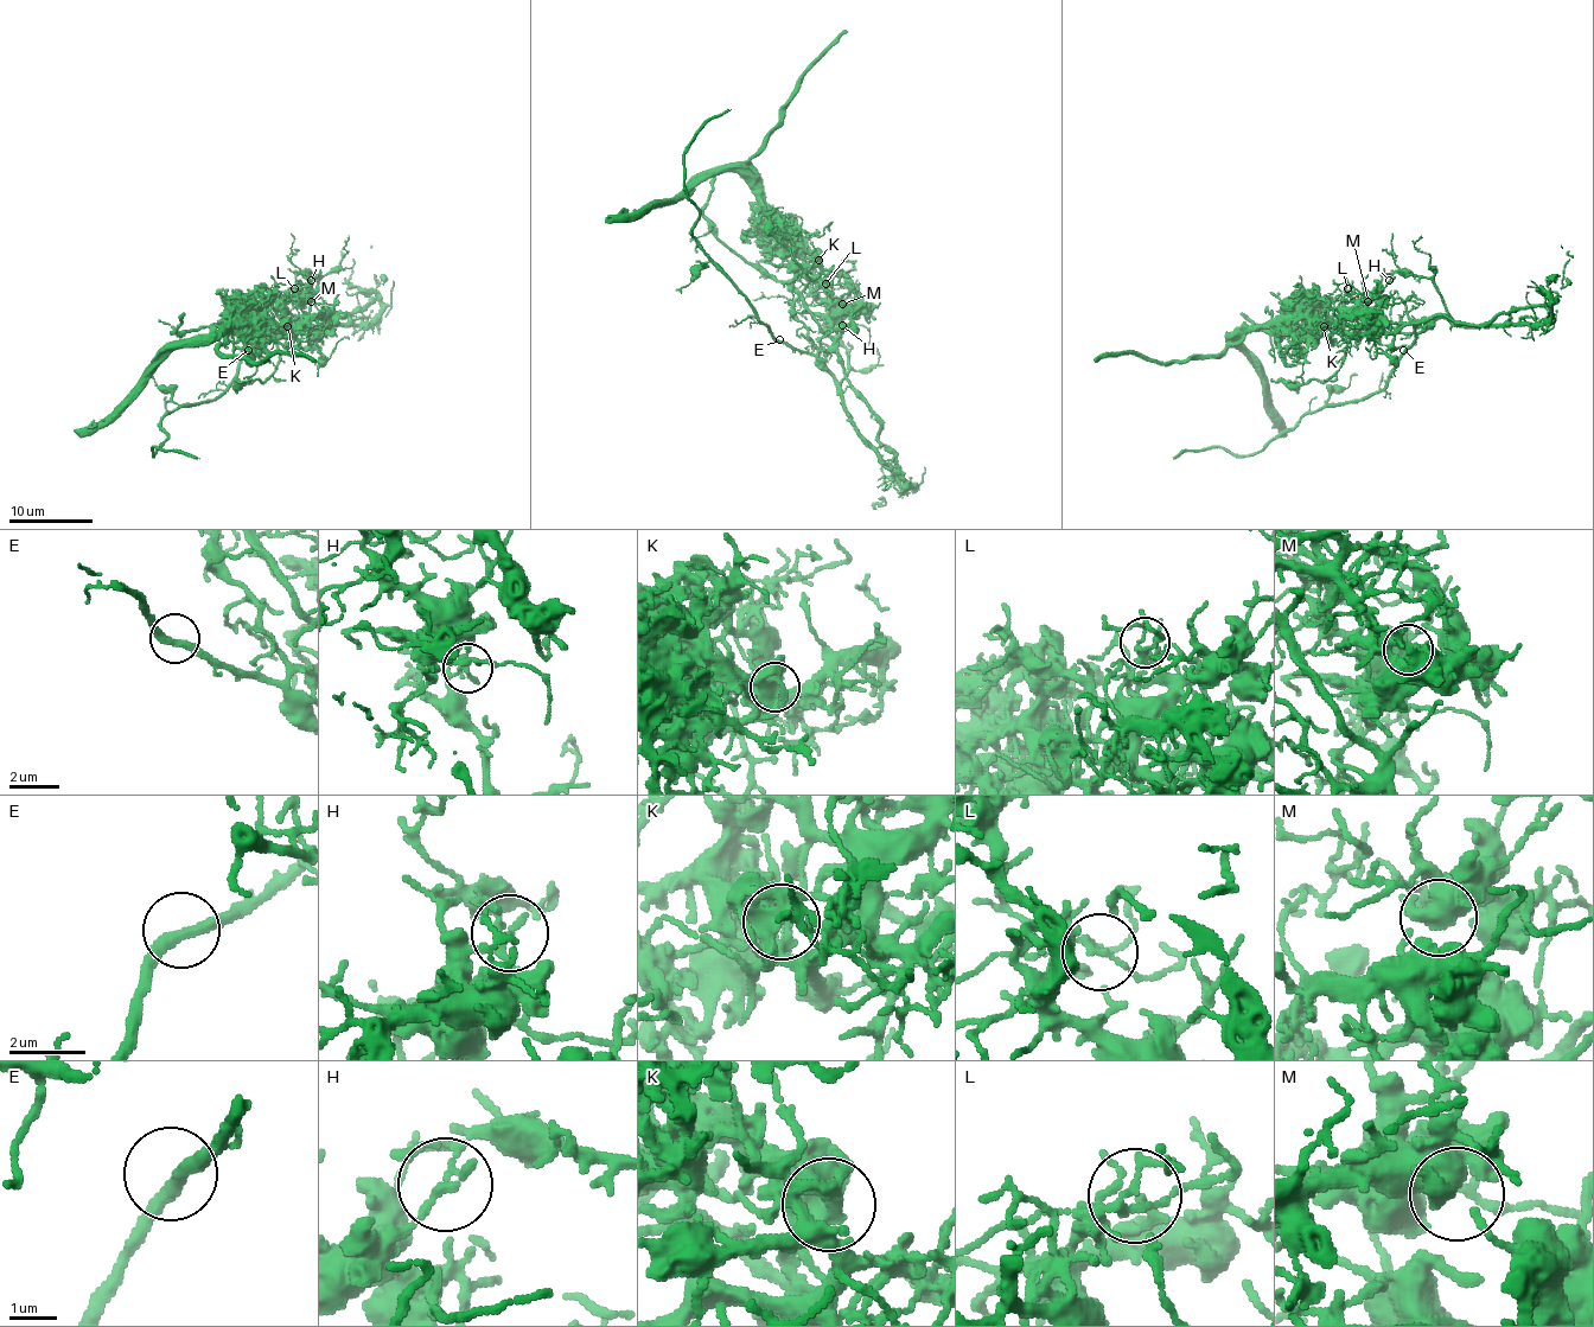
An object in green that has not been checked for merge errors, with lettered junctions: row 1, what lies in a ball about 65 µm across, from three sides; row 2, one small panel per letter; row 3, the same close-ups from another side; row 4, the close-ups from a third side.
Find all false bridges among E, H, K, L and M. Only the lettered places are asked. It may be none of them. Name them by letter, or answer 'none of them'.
H, K

